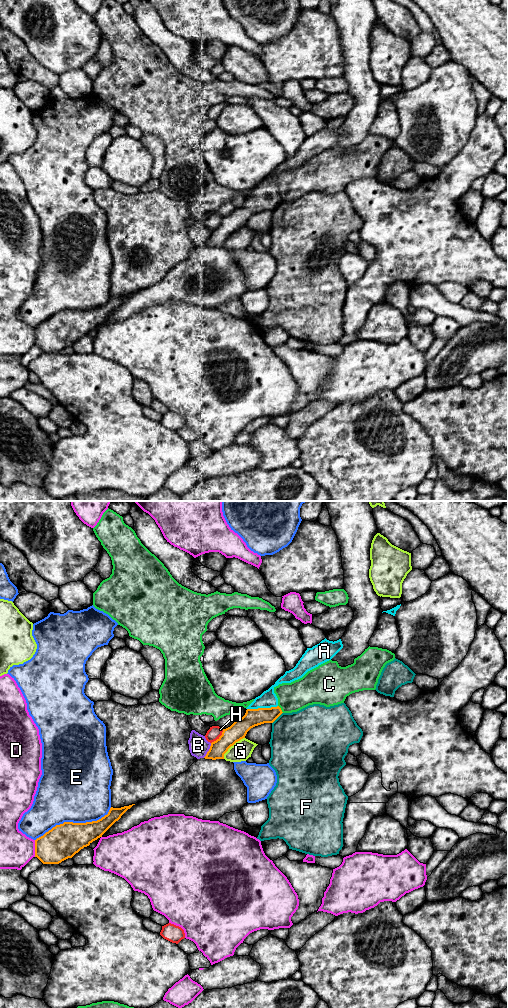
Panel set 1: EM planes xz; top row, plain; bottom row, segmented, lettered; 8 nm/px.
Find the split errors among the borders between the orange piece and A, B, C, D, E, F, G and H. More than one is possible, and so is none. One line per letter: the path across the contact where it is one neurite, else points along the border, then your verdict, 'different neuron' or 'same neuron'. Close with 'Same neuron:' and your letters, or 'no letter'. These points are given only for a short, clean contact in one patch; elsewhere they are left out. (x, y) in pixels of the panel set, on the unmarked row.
A: runs through xz (253, 205), (262, 196), (268, 187); same neuron
B: different neuron
C: different neuron
D: different neuron
E: different neuron
F: border along xz (282, 200), (272, 211); different neuron
G: border along xz (244, 225), (236, 229), (224, 242), (223, 246); different neuron
H: different neuron
Same neuron: A

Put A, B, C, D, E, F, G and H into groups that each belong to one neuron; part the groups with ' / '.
A / B / C / D / E / F / G / H

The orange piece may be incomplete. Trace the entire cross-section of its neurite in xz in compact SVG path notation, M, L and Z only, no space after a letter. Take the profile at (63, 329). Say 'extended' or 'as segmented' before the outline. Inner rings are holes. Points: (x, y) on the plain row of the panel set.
as segmented; M133 293L111 295L108 302L86 311L64 310L35 328L35 345L43 352L59 352L72 346L102 323Z

